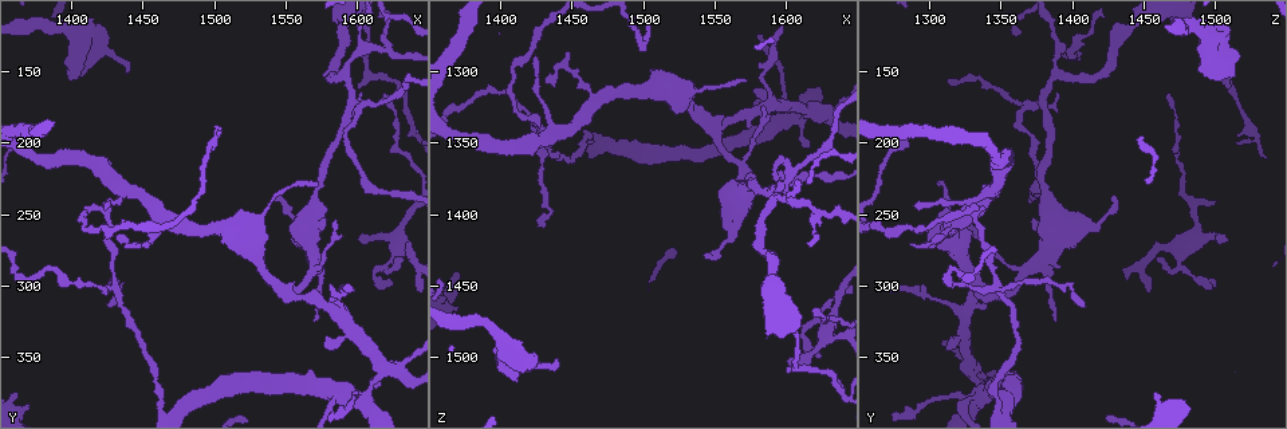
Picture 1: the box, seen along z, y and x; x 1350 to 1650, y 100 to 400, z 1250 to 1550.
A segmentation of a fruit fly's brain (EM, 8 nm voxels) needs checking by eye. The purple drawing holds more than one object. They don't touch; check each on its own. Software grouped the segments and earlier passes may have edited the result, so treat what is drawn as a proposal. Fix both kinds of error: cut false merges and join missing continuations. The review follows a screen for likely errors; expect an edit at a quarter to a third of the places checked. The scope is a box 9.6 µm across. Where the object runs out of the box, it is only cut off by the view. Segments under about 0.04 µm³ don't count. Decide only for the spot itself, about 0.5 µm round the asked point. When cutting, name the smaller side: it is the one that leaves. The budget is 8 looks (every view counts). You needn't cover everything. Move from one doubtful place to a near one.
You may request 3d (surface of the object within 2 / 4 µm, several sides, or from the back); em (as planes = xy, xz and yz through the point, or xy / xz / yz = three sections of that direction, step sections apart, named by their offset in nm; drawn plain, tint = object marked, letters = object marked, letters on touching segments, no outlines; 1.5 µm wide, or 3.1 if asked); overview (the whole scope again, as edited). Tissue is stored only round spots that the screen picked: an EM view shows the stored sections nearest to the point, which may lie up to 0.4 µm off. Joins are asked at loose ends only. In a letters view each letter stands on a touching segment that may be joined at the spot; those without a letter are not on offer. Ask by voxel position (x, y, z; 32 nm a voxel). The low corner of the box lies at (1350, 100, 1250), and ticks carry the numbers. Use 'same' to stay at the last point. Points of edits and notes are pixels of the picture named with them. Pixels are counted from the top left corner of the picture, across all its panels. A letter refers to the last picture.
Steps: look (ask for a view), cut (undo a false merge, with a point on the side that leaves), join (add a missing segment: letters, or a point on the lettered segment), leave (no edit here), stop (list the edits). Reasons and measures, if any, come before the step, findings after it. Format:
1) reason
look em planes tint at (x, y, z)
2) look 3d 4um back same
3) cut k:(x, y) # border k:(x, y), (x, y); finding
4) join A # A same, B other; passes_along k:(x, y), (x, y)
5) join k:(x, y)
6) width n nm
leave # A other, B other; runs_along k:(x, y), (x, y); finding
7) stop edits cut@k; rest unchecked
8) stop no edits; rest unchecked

abrupt turn
look 3d 4um at (1594, 172, 1378)

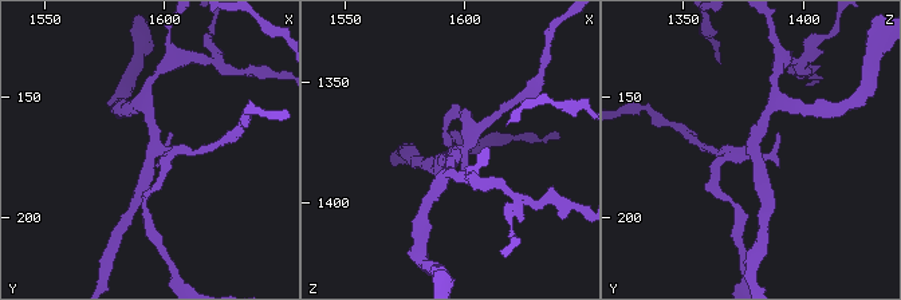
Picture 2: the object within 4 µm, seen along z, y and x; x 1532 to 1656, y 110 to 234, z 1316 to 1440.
arms 4; need the tissue
look em planes letters at (1596, 171, 1380)

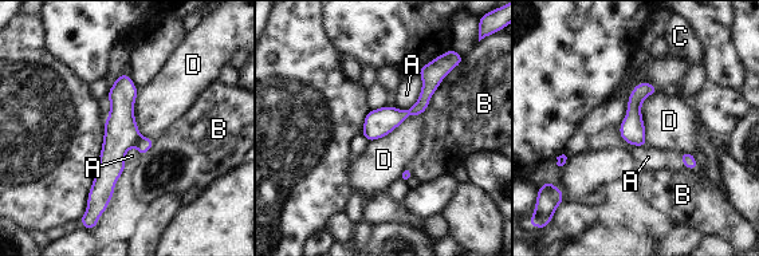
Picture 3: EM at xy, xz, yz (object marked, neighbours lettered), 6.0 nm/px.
width 150 nm
cut 3:(144, 145) # A other, B other, C other, D other; border 3:(142, 137), (134, 145); two neurons meet here

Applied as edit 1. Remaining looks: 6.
see it whole again
look overview

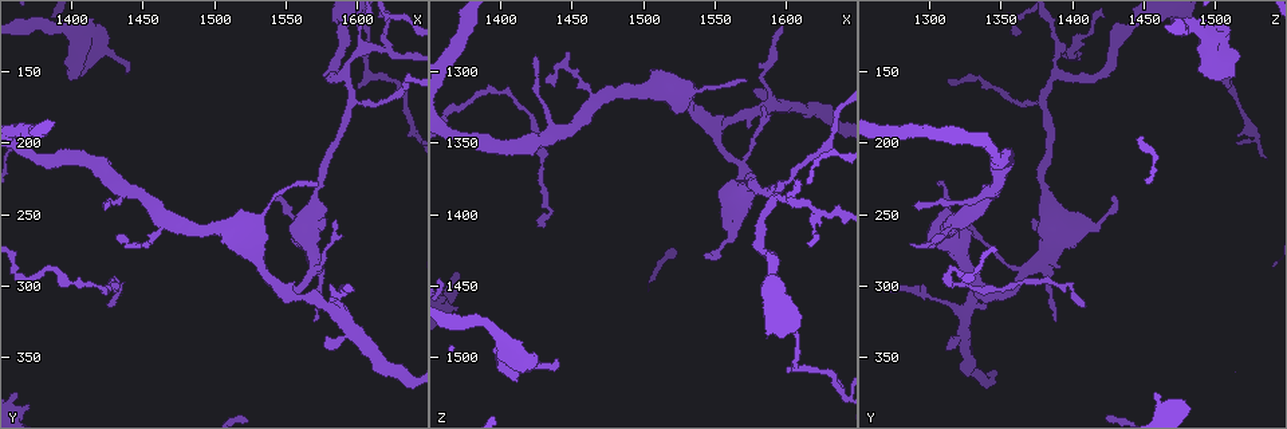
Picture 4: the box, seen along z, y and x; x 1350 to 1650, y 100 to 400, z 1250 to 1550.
free end
look em planes plain at (1572, 230, 1306)

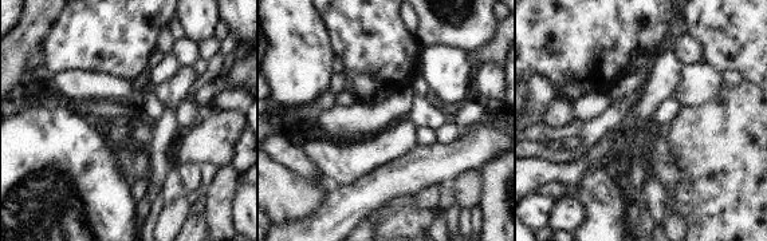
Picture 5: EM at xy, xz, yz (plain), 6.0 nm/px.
look em planes letters same

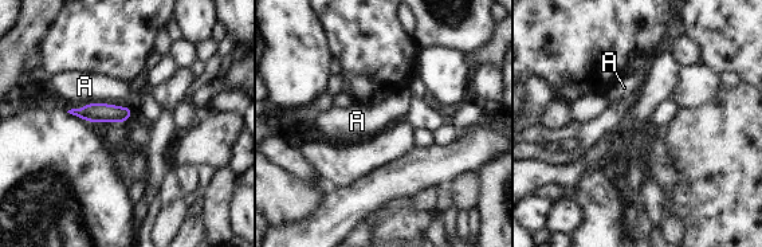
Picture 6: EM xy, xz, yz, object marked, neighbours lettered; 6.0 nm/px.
leave # A other; runs_along 6:(128, 110), (125, 113), (75, 112); no lettered segment goes on from it

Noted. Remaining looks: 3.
sharp bend
look 3d 4um at (1606, 148, 1508)

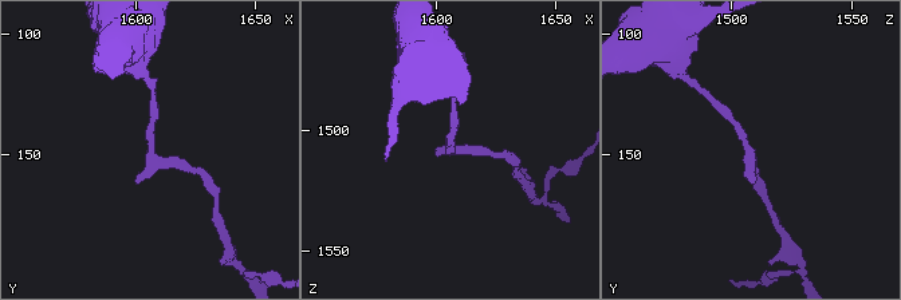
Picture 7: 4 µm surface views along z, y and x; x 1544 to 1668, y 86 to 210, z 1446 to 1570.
look em planes tint at (1607, 149, 1507)

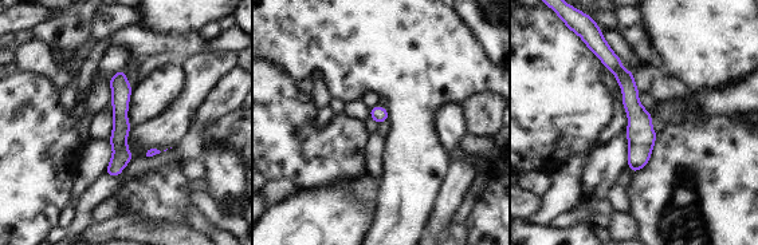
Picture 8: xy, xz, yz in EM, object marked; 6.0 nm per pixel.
look em planes letters same

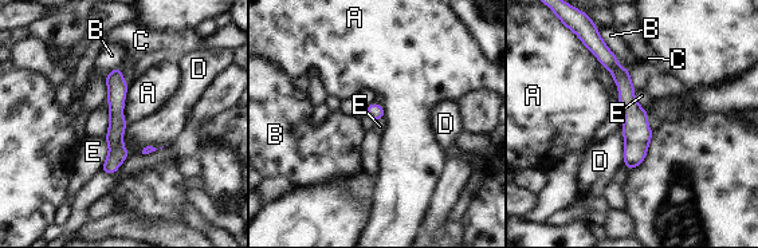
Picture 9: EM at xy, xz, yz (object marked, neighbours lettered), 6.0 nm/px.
width 100 nm
leave # A other, B other, C other, D other, E other; runs_along 9:(596, 50), (633, 113), (631, 165); one neuron here

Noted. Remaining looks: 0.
stop edits cut@3; rest unchecked

